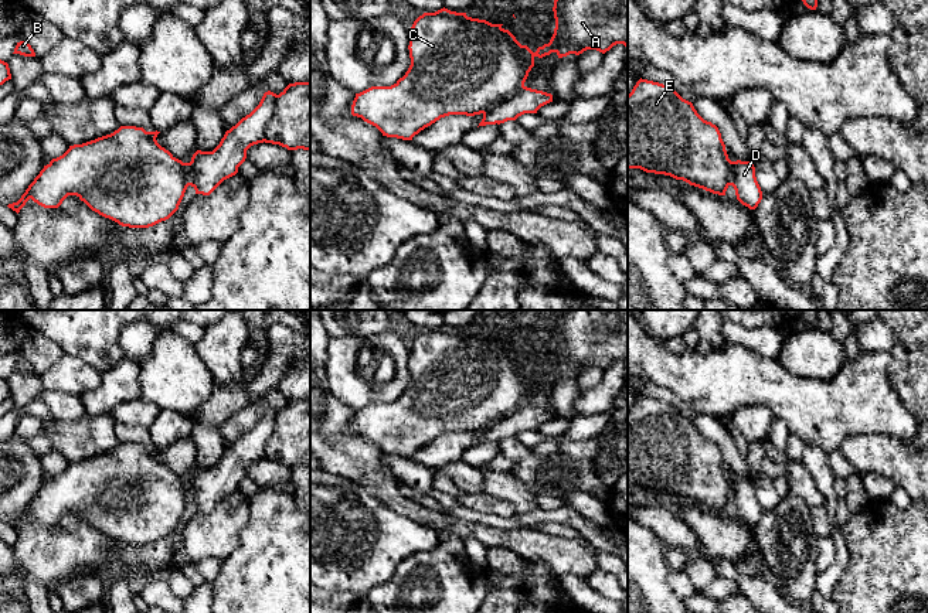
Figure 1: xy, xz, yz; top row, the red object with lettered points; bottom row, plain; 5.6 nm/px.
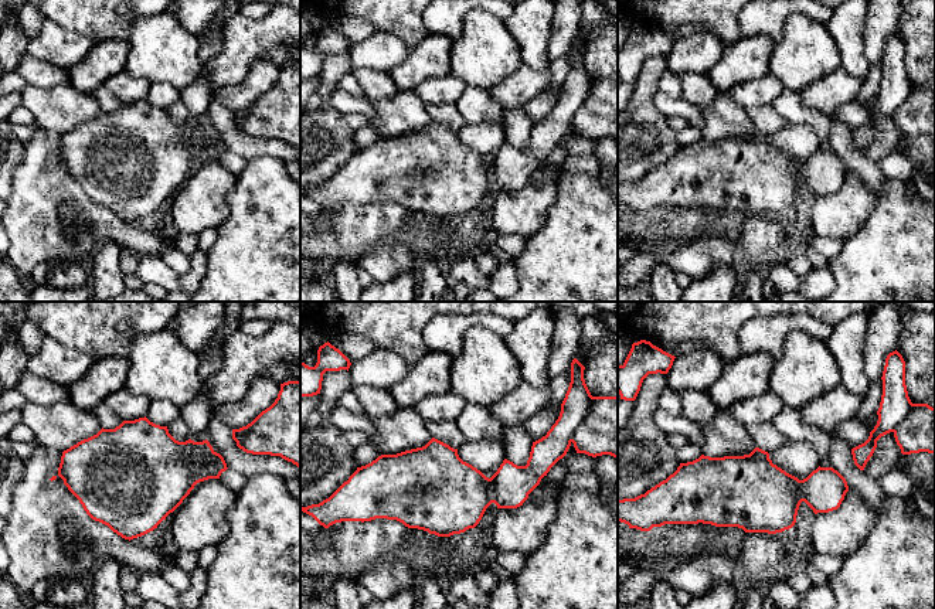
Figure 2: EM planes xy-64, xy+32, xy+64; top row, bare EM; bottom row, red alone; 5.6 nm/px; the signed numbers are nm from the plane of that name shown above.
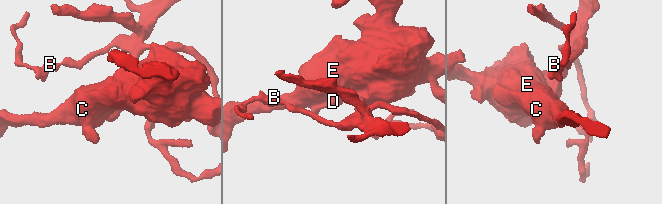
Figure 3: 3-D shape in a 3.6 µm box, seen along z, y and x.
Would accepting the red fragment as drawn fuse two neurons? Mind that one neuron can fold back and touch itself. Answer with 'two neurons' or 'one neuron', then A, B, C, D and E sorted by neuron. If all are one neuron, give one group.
one neuron; A B C D E

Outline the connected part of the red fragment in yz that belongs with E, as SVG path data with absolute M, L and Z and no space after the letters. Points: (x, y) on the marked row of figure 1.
M642 78L628 95L628 168L670 176L718 195L725 195L727 188L732 185L737 200L749 210L755 210L762 200L754 164L751 161L731 161L728 159L718 127L704 120L693 103L683 99L670 86Z

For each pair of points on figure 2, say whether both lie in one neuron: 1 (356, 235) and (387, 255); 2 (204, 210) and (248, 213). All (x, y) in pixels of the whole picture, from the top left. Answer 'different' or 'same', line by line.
1: different
2: different

